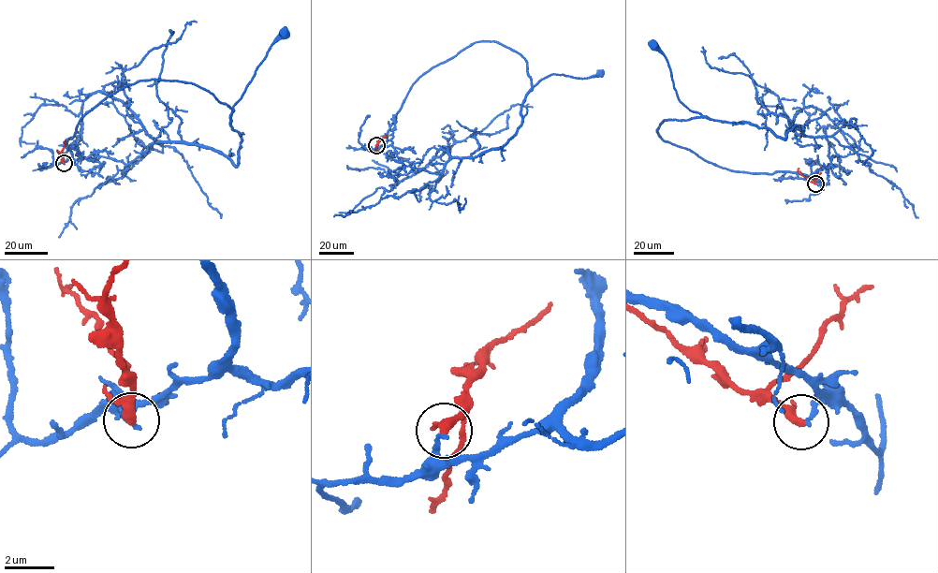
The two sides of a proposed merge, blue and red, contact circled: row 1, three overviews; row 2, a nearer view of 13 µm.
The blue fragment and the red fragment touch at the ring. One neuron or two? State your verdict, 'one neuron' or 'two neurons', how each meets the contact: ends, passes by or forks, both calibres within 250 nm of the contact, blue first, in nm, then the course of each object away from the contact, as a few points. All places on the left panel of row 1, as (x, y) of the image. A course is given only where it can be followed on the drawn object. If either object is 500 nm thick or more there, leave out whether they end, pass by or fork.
two neurons; blue ends there; red passes by; 180 nm thick on the blue side, 280 nm on the other; blue runs (64, 163), (72, 155), (65, 140), (85, 114), (140, 80), (190, 82), (233, 108), (284, 34); red runs (64, 163), (61, 154), (65, 140)

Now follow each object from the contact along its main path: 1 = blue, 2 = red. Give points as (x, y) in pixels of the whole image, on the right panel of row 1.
1: (815, 183), (798, 172), (731, 170), (664, 140), (656, 131), (663, 120), (701, 115), (680, 101), (653, 46)
2: (815, 183), (798, 171), (798, 168)

